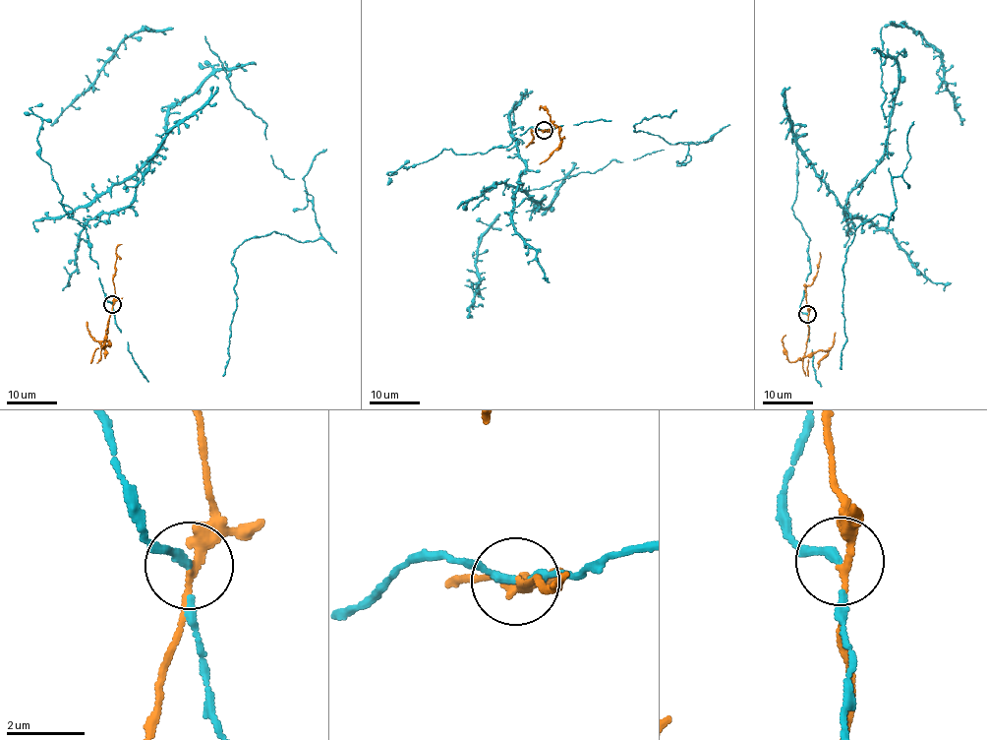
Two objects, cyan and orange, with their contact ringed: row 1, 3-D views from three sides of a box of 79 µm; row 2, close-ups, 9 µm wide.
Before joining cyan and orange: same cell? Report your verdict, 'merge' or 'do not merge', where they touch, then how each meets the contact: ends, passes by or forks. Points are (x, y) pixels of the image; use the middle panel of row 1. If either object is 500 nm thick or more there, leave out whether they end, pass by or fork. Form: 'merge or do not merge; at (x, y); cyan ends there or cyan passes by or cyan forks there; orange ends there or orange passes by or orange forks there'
do not merge; at (544, 130); cyan passes by; orange passes by

